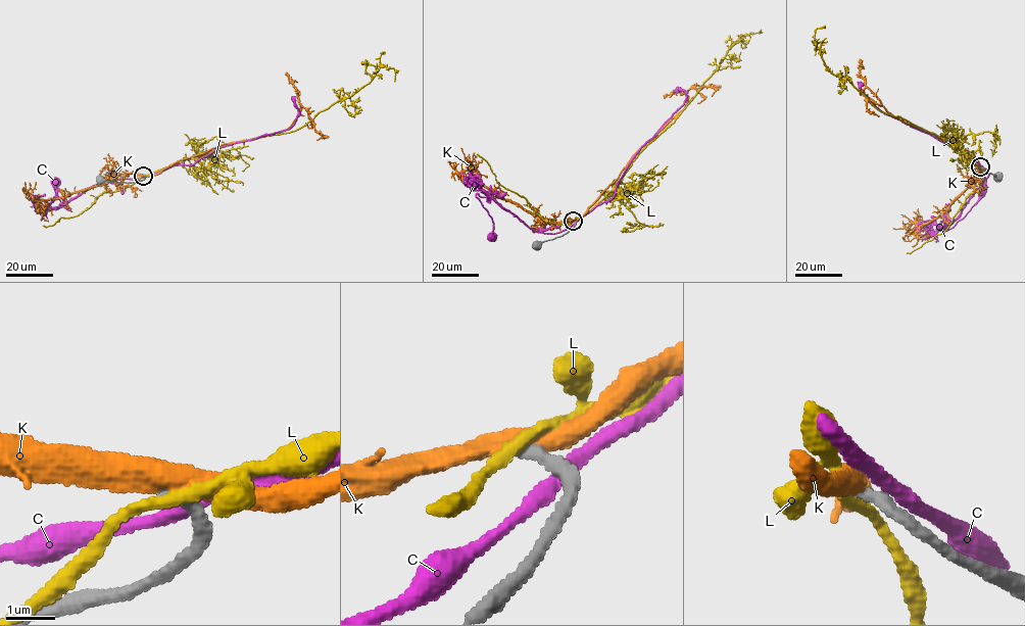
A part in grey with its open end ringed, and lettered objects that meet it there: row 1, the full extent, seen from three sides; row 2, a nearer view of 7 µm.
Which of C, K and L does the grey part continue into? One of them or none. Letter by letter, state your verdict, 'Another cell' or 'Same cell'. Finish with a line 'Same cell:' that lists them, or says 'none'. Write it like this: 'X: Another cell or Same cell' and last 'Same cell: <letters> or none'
C: Another cell
K: Same cell
L: Another cell
Same cell: K

